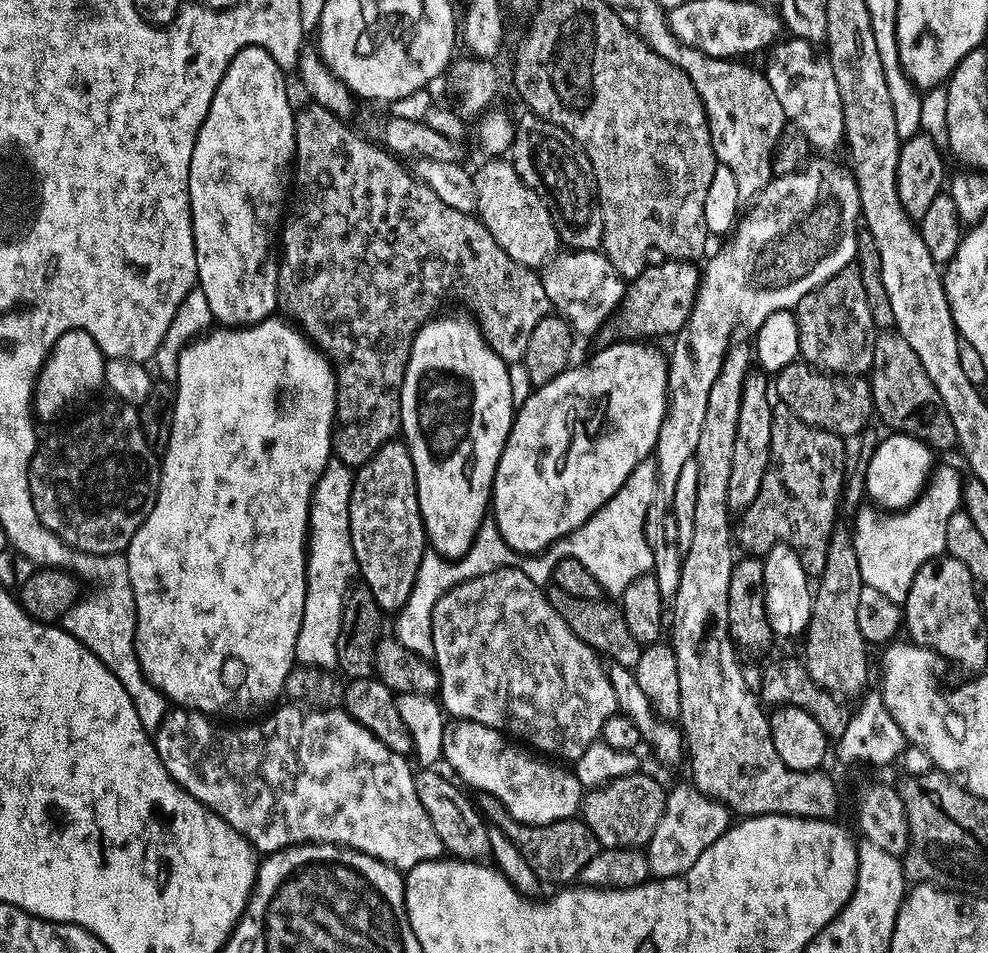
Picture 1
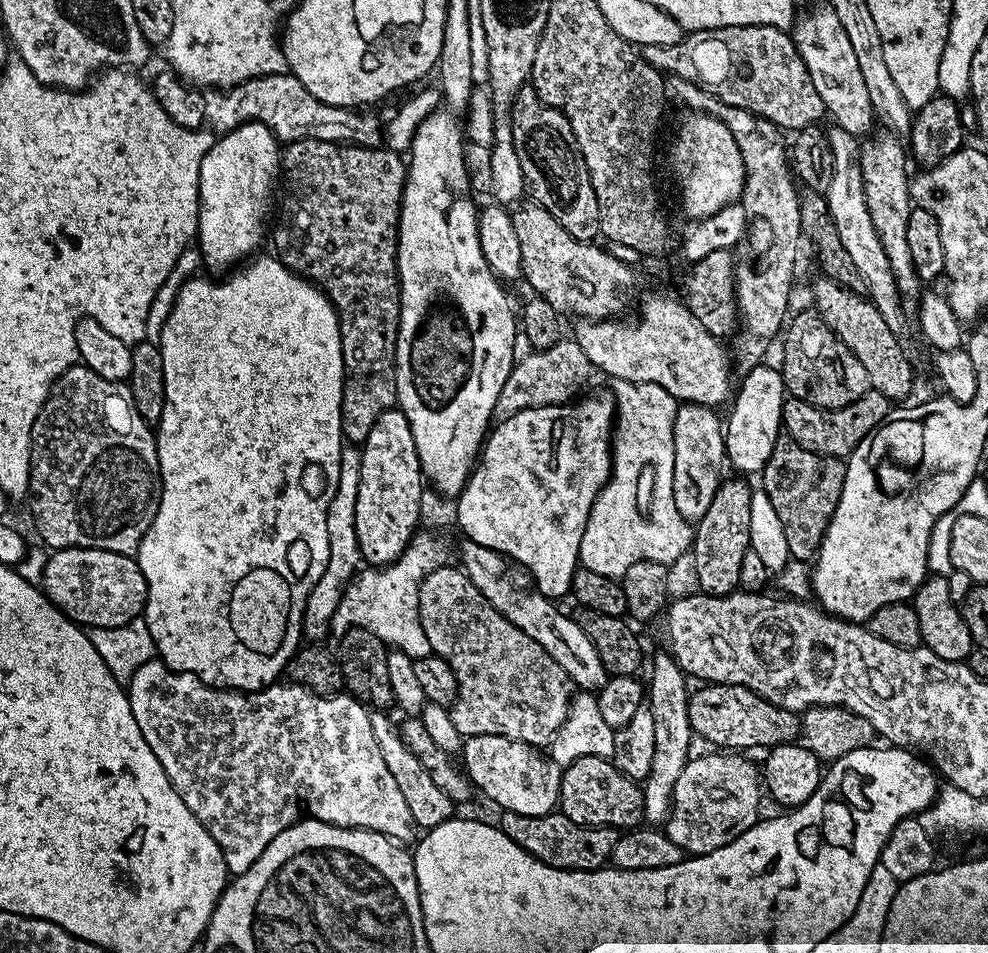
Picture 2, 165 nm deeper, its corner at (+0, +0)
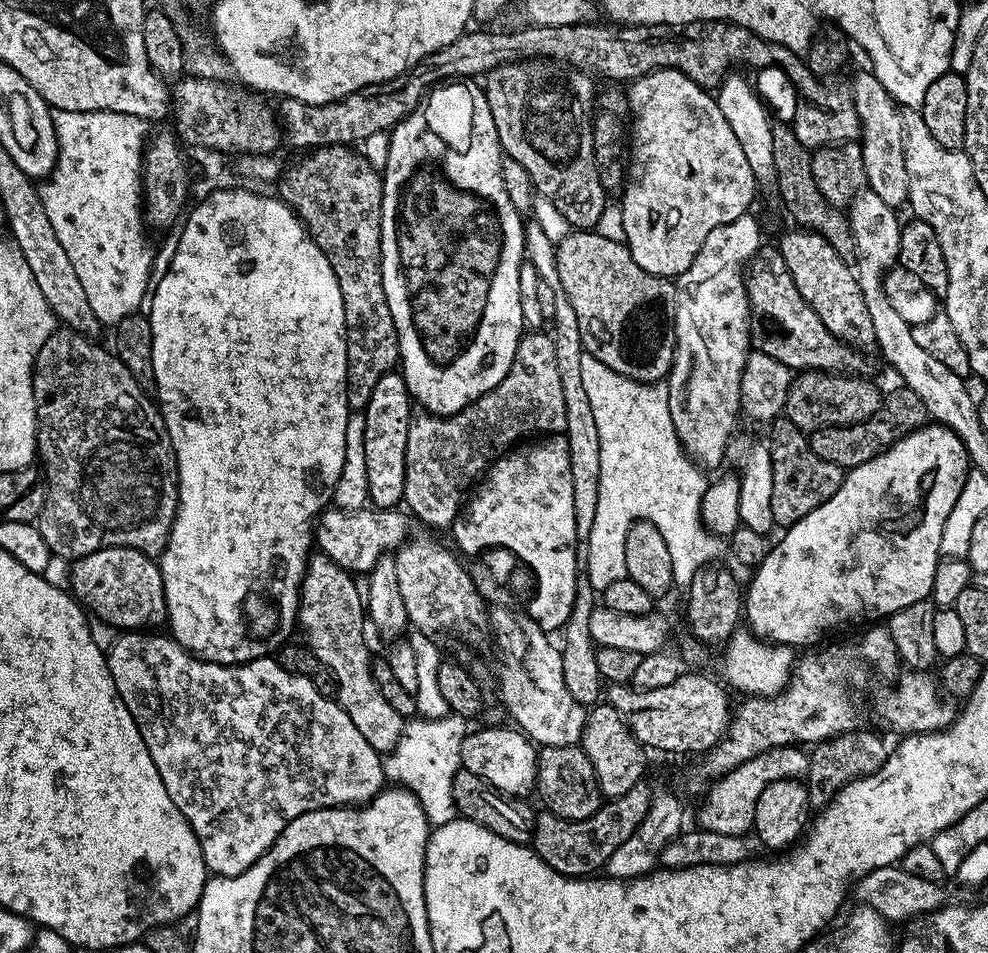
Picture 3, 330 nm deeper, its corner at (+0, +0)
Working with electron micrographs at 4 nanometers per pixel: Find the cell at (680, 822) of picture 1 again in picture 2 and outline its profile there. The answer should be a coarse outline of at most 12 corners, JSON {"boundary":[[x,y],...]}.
{"boundary":[[744,754],[693,755],[662,825],[710,854],[761,819]]}

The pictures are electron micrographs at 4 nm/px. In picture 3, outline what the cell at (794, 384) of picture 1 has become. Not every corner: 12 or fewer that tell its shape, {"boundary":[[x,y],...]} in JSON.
{"boundary":[[897,386],[863,424],[808,436],[818,458],[862,466],[929,420],[922,398]]}

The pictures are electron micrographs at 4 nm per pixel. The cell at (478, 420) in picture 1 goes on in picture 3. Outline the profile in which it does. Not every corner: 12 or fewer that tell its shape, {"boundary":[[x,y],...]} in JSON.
{"boundary":[[476,82],[390,132],[380,269],[413,401],[494,390],[524,224]]}

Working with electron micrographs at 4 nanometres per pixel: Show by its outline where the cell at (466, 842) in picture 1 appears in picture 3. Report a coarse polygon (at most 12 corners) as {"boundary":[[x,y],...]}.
{"boundary":[[330,557],[300,583],[298,628],[376,752],[406,720],[374,682],[365,597]]}

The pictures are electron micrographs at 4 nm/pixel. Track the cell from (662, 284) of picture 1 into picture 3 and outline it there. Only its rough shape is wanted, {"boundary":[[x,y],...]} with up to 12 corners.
{"boundary":[[779,247],[747,261],[750,344],[793,370],[860,374]]}

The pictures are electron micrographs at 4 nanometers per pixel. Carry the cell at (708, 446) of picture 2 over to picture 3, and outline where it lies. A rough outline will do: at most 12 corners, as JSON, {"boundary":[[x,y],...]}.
{"boundary":[[752,214],[710,230],[674,280],[670,418],[716,468],[750,351]]}

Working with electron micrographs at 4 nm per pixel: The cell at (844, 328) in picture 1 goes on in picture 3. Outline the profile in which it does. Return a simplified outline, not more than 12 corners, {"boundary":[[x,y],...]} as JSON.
{"boundary":[[801,371],[783,415],[805,434],[863,424],[882,392],[860,374]]}

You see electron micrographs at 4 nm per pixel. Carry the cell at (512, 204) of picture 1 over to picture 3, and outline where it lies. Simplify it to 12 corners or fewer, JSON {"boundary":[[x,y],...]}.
{"boundary":[[600,230],[555,245],[583,351],[655,384],[676,285]]}

